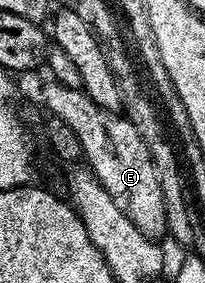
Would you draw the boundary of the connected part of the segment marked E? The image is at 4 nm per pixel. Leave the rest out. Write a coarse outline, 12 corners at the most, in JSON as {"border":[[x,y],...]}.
{"border":[[19,84],[75,130],[88,171],[144,236],[169,223],[143,134],[81,88]]}

